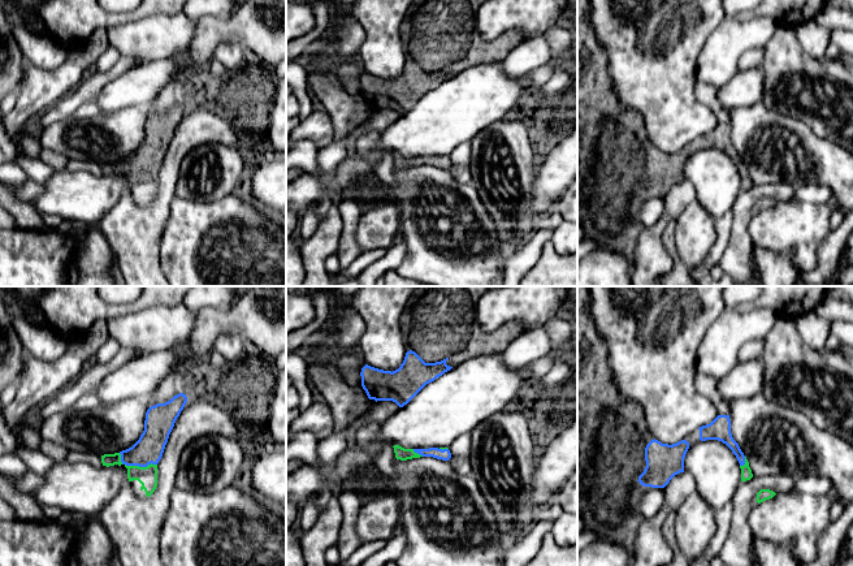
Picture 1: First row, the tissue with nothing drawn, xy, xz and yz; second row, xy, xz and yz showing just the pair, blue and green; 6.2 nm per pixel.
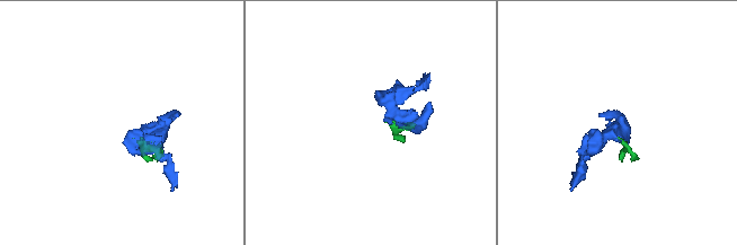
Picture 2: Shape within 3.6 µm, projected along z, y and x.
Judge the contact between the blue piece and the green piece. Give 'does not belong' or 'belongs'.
belongs

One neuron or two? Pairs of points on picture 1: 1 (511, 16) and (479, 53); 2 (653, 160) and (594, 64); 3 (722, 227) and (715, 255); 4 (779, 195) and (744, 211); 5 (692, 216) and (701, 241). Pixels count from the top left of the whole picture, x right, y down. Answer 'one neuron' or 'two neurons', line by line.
1: two neurons
2: one neuron
3: one neuron
4: one neuron
5: one neuron

